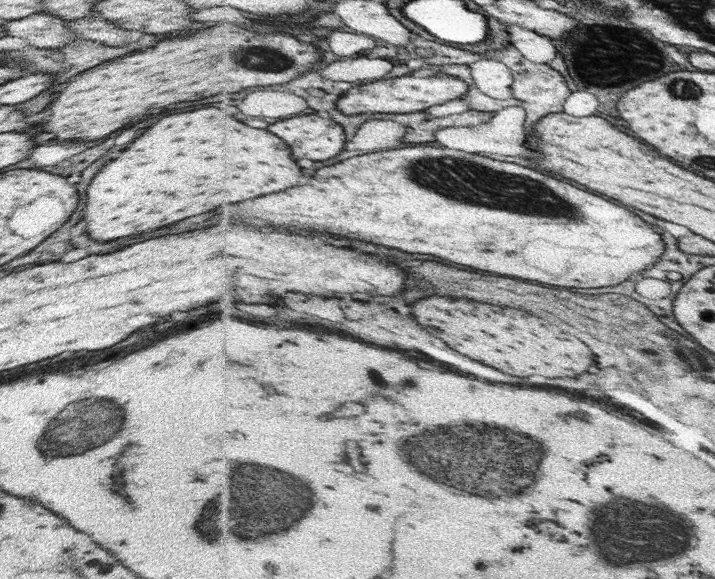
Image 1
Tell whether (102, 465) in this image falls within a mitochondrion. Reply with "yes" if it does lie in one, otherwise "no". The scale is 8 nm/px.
yes

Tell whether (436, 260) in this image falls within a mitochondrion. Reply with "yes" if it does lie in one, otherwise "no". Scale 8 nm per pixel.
no

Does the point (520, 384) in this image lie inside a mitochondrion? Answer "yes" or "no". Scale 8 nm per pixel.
no

